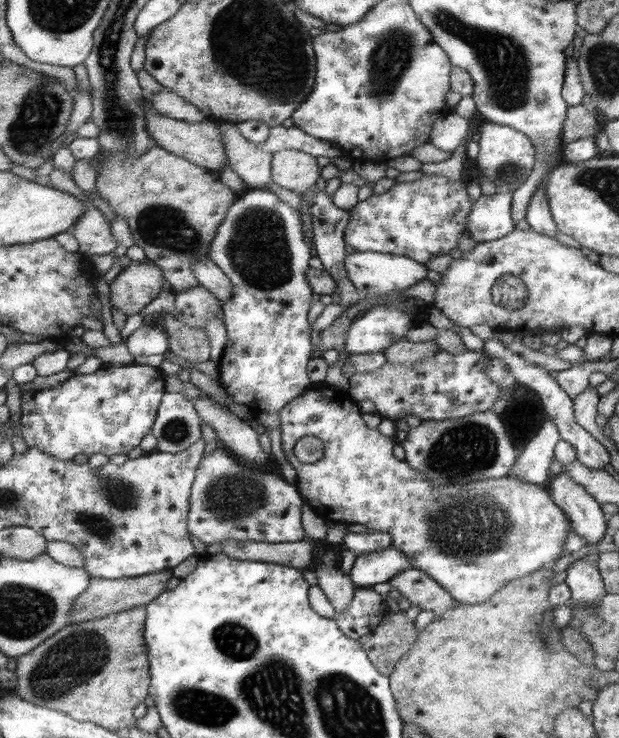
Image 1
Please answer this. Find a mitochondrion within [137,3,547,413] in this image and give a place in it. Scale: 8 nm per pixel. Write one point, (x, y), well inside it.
(505, 62)

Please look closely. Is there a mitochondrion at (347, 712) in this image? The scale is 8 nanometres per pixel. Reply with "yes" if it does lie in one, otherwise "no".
yes

